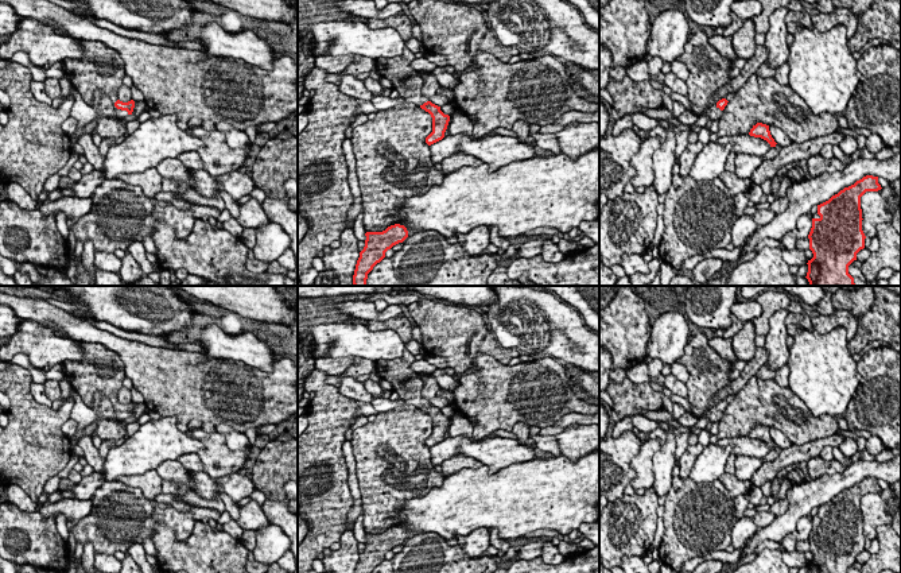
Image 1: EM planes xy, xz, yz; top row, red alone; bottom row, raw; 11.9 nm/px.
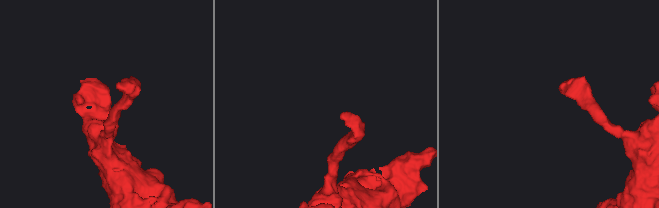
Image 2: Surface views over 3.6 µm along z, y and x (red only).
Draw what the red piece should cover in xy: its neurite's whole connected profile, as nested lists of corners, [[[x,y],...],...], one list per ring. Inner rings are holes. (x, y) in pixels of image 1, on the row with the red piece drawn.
[[[77,39],[84,49],[82,58],[63,59],[65,78],[81,94],[86,104],[92,104],[94,90],[102,90],[114,105],[114,115],[124,119],[132,115],[135,101],[119,100],[119,89],[125,76],[124,61],[119,53],[102,42]]]

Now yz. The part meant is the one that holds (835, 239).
[[[866,175],[854,185],[844,187],[828,201],[817,205],[819,218],[812,218],[808,235],[809,249],[813,258],[808,260],[807,279],[809,286],[855,286],[848,274],[848,266],[857,260],[857,253],[865,248],[865,233],[862,231],[861,197],[866,191],[881,190],[878,177]]]

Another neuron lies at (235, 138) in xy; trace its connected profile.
[[[224,121],[217,123],[215,129],[225,135],[226,143],[230,148],[245,148],[249,146],[251,140],[245,131],[240,131]]]

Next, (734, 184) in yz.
[[[726,170],[722,174],[719,174],[718,178],[725,183],[725,186],[727,187],[727,190],[733,198],[738,193],[749,191],[752,183],[753,183],[750,178],[739,178],[735,175],[735,173],[730,173]]]

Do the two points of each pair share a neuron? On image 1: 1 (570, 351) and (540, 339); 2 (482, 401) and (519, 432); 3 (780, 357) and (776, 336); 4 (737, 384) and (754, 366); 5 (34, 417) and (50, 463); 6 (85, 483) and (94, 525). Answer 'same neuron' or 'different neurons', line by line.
1: same neuron
2: different neurons
3: same neuron
4: same neuron
5: same neuron
6: different neurons

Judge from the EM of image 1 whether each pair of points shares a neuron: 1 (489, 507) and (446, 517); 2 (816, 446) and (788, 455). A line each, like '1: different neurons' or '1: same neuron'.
1: same neuron
2: same neuron

